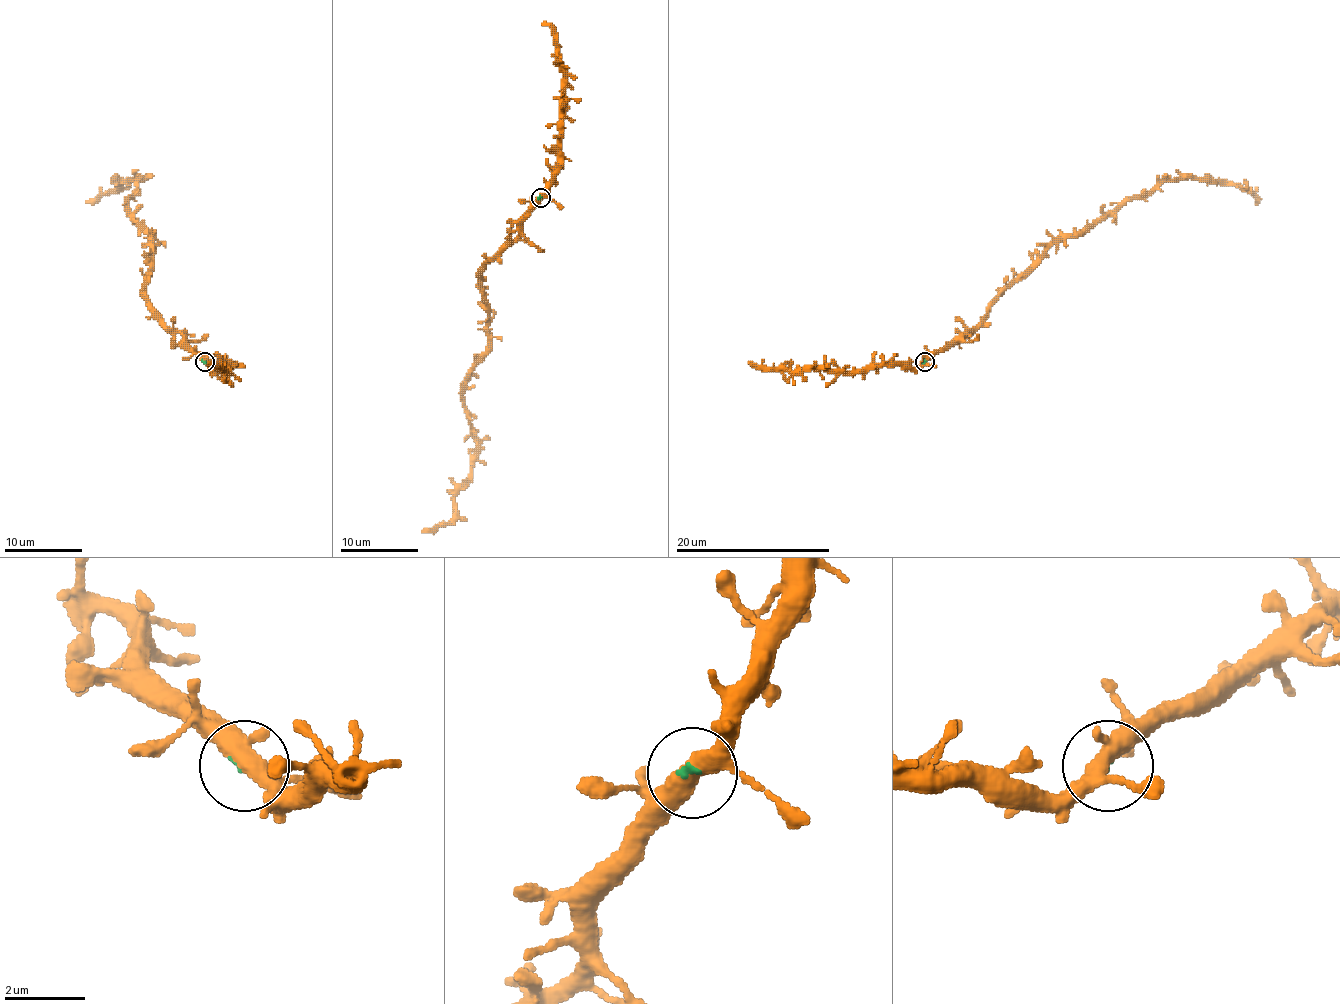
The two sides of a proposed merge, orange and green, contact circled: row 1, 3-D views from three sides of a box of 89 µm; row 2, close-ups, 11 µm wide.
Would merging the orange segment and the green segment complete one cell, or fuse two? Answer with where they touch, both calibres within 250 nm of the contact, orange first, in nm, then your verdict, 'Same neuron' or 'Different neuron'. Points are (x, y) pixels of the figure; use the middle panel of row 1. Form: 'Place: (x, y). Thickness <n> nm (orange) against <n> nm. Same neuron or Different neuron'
Place: (540, 198). Thickness 400 nm (orange) against 80 nm. Same neuron

